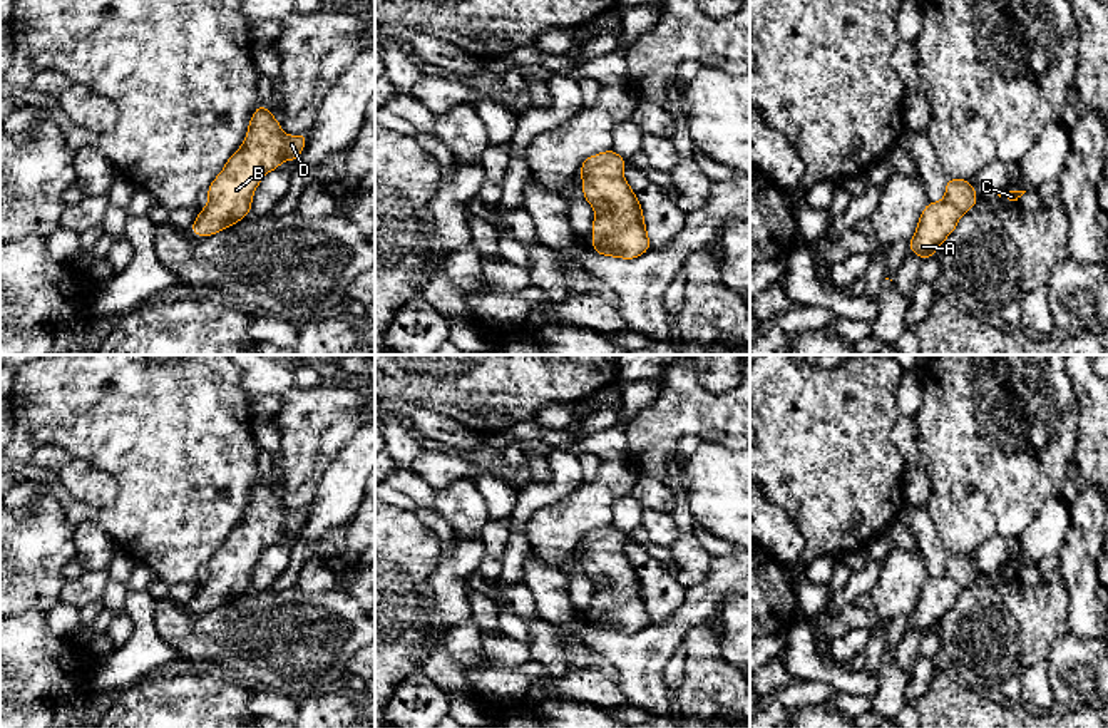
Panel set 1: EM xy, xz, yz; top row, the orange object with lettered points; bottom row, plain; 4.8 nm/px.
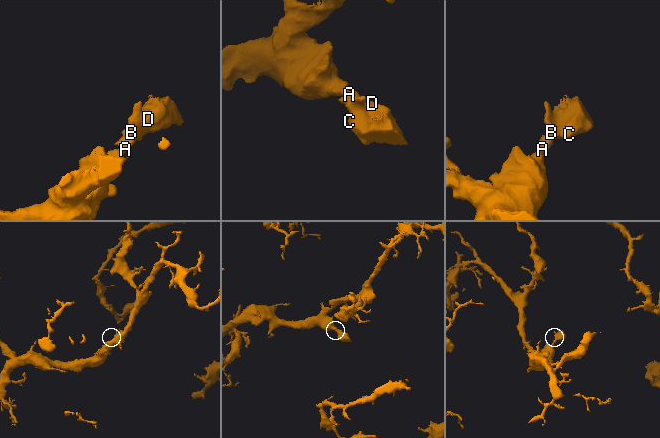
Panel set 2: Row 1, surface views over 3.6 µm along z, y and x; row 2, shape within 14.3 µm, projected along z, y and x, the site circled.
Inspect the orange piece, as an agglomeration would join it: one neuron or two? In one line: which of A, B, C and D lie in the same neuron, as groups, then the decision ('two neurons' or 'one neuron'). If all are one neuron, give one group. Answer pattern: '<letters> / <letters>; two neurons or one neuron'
A B C D; one neuron

